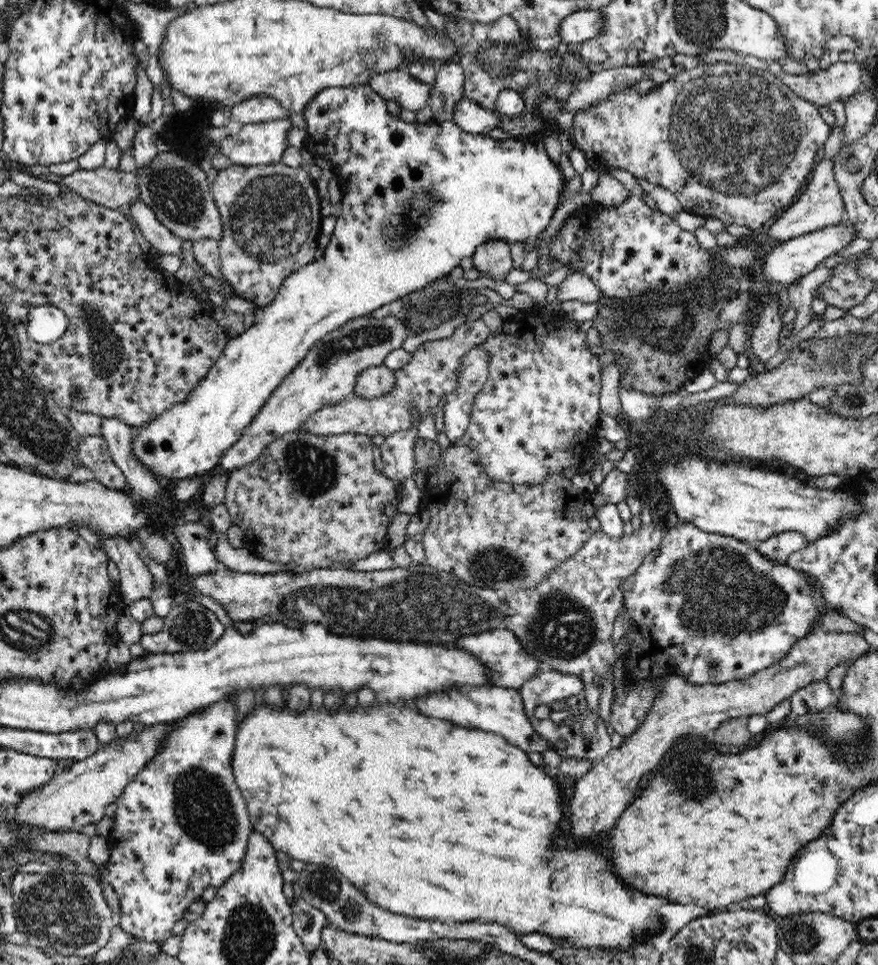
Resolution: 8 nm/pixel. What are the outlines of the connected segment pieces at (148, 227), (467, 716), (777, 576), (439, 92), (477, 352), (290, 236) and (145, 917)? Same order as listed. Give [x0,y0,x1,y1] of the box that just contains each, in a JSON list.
[[130,198,182,255],[422,687,548,753],[609,522,826,738],[430,62,465,121],[444,344,488,445],[211,160,323,309],[102,702,253,942]]

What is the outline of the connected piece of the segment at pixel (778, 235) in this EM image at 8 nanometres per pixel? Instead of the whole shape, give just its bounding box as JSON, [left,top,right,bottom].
[766,153,845,242]

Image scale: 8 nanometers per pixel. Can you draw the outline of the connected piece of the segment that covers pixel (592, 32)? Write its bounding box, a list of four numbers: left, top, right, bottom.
[557,11,603,46]

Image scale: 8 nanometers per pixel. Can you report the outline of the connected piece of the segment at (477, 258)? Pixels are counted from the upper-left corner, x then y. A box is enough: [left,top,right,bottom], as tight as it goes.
[472,241,513,280]

